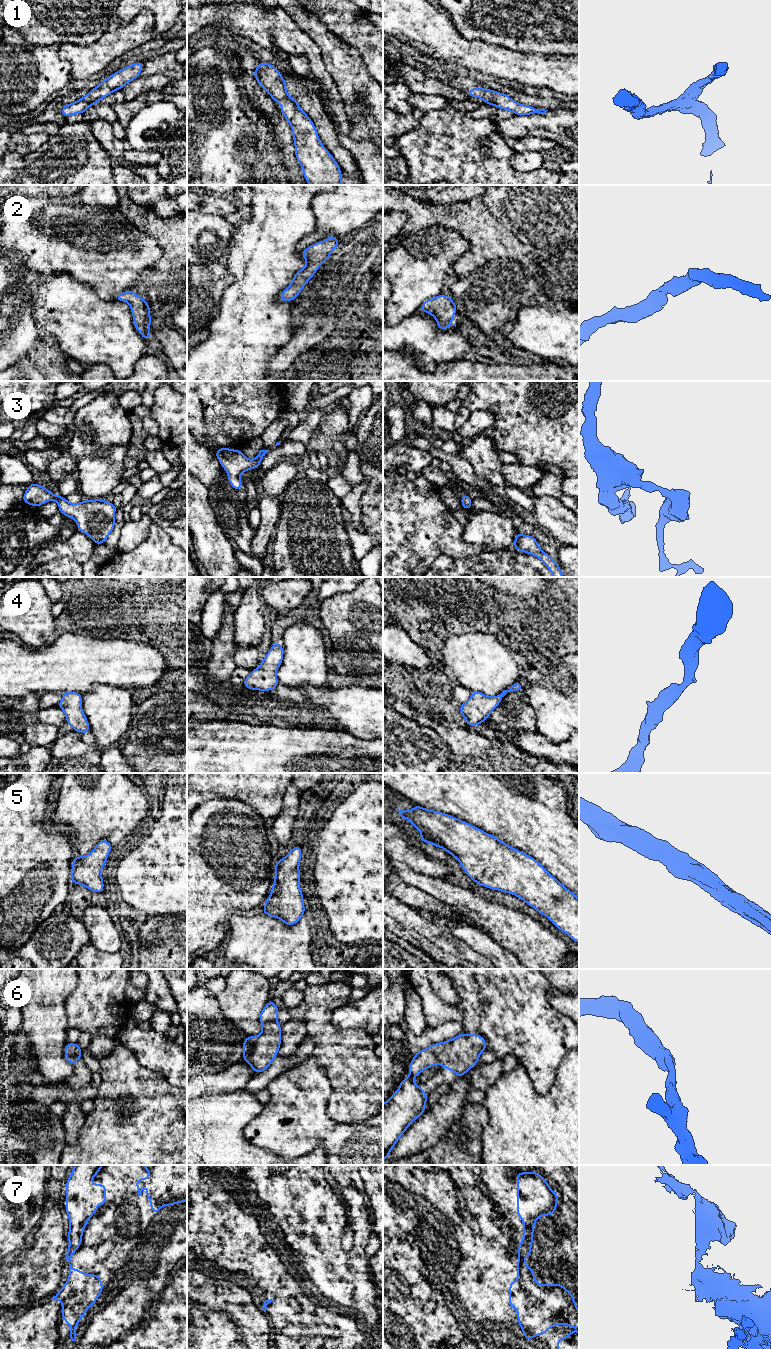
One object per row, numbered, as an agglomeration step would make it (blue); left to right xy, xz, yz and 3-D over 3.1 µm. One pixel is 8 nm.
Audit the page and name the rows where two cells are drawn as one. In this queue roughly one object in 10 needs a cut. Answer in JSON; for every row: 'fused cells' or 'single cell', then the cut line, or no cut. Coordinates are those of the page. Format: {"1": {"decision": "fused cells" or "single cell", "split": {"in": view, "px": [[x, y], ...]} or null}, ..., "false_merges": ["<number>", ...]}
{"1": {"decision": "single cell", "split": null}, "2": {"decision": "single cell", "split": null}, "3": {"decision": "single cell", "split": null}, "4": {"decision": "single cell", "split": null}, "5": {"decision": "single cell", "split": null}, "6": {"decision": "single cell", "split": null}, "7": {"decision": "single cell", "split": null}, "false_merges": []}

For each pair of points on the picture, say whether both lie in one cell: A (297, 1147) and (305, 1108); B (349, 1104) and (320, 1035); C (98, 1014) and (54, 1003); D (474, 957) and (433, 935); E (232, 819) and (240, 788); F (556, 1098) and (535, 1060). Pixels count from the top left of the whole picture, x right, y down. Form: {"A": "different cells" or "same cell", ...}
{"A": "same cell", "B": "same cell", "C": "different cells", "D": "same cell", "E": "different cells", "F": "different cells"}

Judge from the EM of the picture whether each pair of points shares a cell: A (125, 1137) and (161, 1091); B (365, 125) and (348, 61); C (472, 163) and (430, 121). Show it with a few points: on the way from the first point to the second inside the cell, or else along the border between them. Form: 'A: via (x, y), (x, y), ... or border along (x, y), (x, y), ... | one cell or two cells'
A: via (136, 1126), (139, 1123), (139, 1113), (150, 1102) | one cell
B: via (355, 109), (350, 104), (350, 77) | one cell
C: via (461, 152), (454, 148), (438, 132) | one cell

